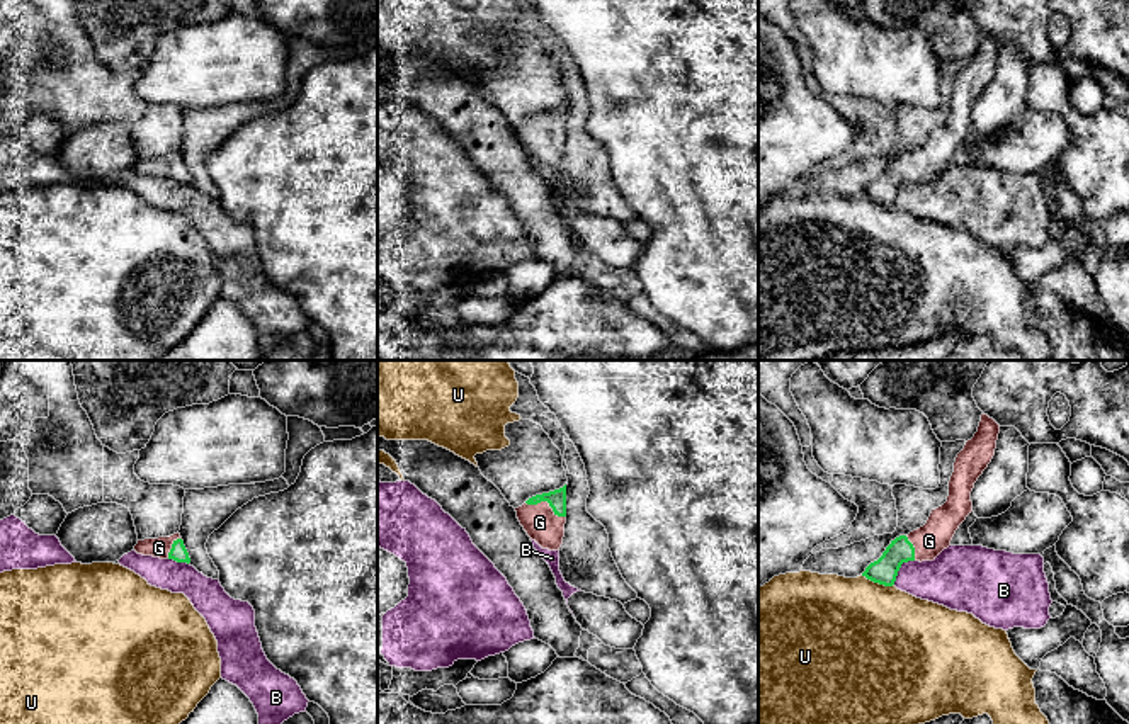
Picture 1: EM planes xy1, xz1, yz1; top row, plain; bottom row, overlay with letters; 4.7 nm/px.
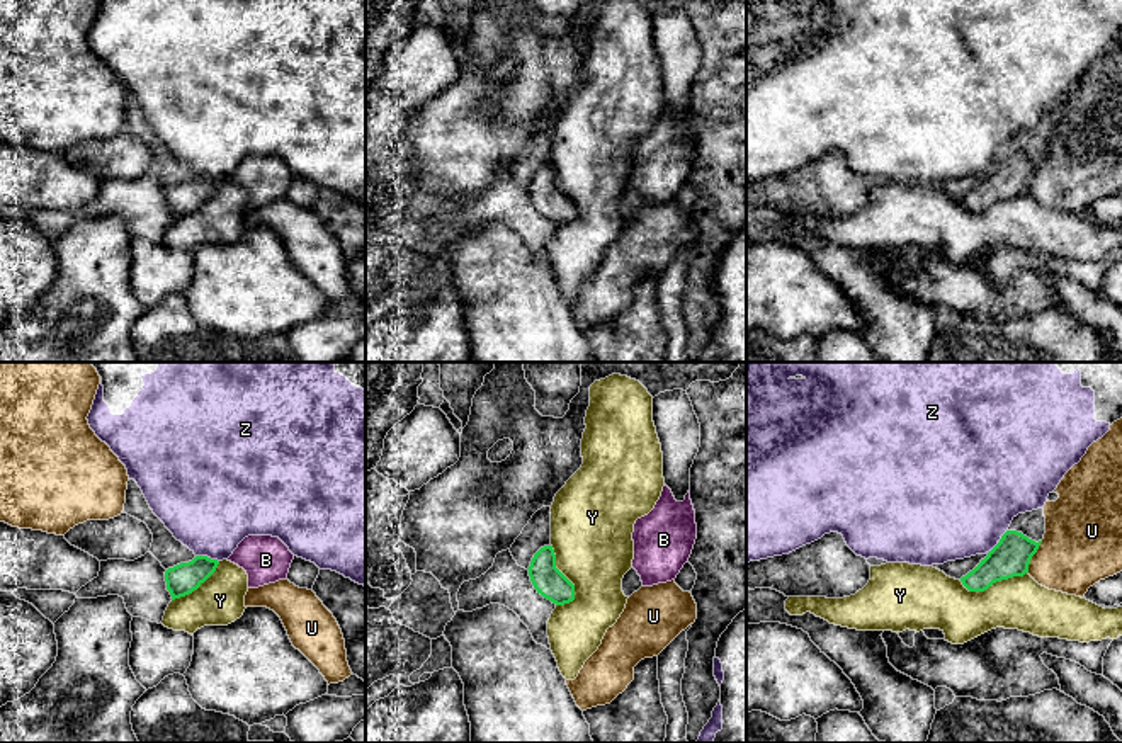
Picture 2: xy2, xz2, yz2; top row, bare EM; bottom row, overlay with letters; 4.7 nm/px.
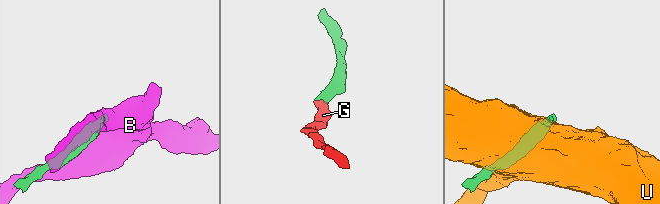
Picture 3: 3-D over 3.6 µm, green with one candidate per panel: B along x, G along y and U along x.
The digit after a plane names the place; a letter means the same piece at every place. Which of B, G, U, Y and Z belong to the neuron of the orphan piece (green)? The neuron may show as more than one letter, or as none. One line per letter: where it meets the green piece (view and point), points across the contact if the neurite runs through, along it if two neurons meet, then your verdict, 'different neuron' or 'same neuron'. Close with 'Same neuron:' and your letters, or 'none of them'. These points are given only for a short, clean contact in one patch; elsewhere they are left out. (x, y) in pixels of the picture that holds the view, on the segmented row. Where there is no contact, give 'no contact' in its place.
B: contact yz1 (900, 566); different neuron
G: contact xz1 (546, 500); way xz1 (556, 498), (546, 500), (546, 514), (539, 522); same neuron
U: contact yz1 (878, 582); different neuron
Y: contact xz2 (565, 577); different neuron
Z: contact xy2 (206, 556); different neuron
Same neuron: G

